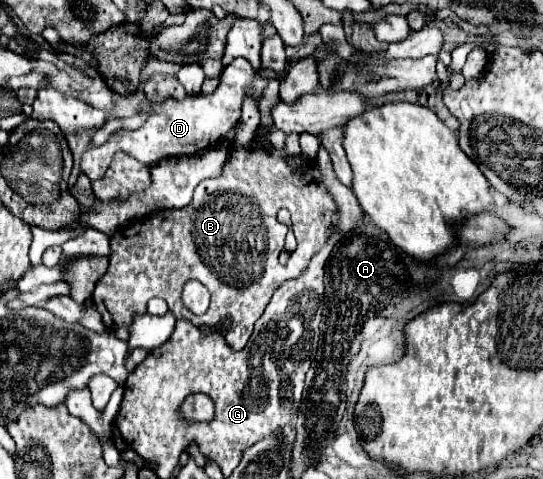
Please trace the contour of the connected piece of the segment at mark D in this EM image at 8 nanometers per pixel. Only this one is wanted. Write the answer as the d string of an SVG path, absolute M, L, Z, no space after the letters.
M238 57L234 59L230 65L224 67L222 71L222 81L218 85L218 89L212 95L186 95L182 101L176 99L164 99L160 103L150 103L150 101L142 101L140 111L152 111L152 115L146 119L146 123L140 129L118 129L104 145L94 147L88 145L88 149L82 155L80 161L80 169L82 173L88 175L90 181L102 179L102 175L106 173L112 155L122 151L134 159L138 159L140 163L158 163L160 159L166 157L178 157L178 155L194 155L194 151L202 151L206 147L212 147L214 143L220 143L220 139L236 125L238 117L240 117L240 107L242 107L242 99L244 99L244 85L246 83L254 83L254 99L260 99L262 89L268 85L268 79L262 79L254 73L252 65Z

